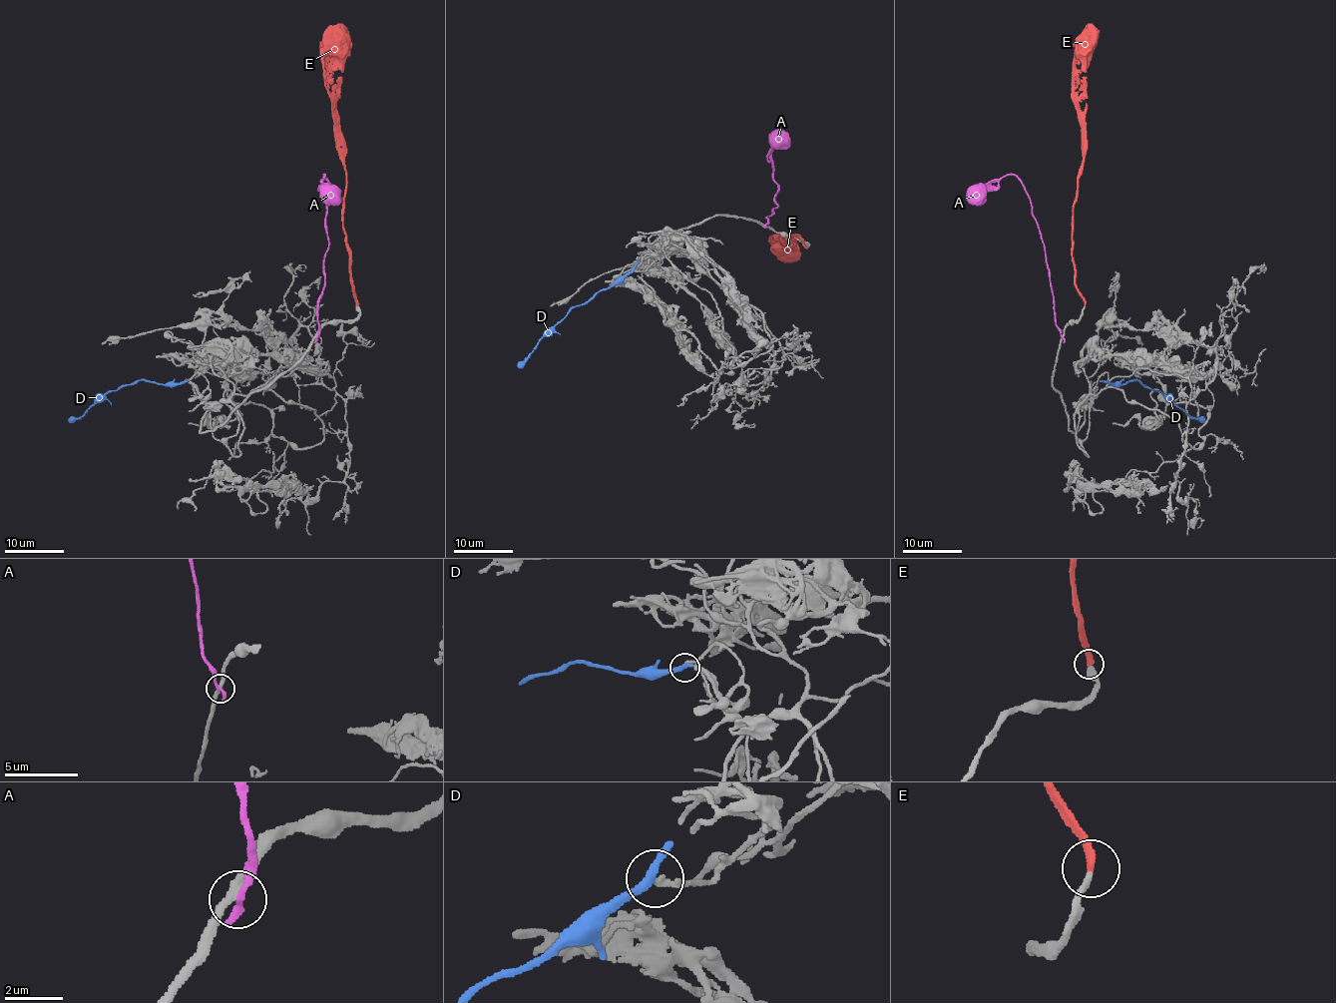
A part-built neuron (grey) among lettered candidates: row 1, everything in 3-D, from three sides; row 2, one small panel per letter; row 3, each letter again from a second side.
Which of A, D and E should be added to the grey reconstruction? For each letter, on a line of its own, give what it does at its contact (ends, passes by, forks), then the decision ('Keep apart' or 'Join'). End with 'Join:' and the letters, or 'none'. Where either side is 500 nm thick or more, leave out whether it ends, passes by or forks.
A: It ends there. Keep apart
D: It passes by. Keep apart
E: It ends there. Join
Join: E

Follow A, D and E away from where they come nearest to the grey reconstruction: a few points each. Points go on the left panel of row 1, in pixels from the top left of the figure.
A: (316, 337), (327, 245), (329, 184), (324, 175), (321, 183), (338, 202)
D: (185, 381), (162, 384), (138, 380), (123, 384), (109, 390), (81, 416), (69, 420)
E: (356, 304), (350, 248), (342, 226), (345, 169), (341, 159), (330, 84), (341, 23)

